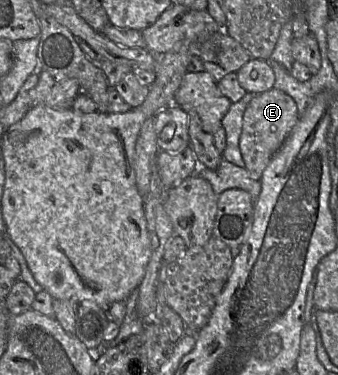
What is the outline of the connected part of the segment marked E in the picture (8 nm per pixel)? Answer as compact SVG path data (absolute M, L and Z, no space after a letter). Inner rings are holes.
M271 88L255 94L243 114L239 147L249 177L259 180L272 157L280 149L285 139L299 119L295 101L281 90Z

